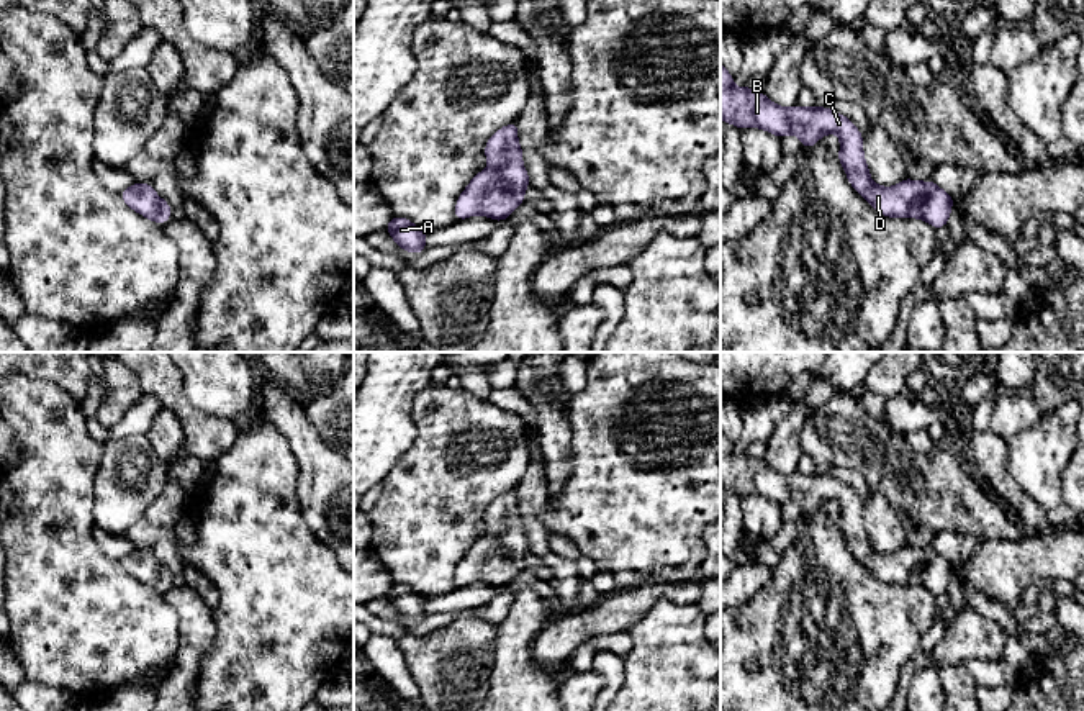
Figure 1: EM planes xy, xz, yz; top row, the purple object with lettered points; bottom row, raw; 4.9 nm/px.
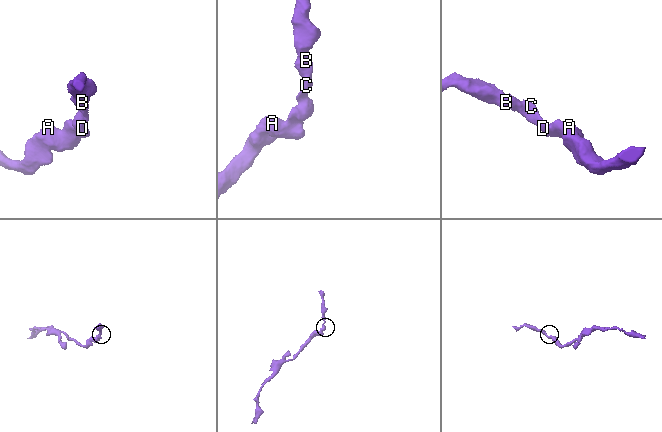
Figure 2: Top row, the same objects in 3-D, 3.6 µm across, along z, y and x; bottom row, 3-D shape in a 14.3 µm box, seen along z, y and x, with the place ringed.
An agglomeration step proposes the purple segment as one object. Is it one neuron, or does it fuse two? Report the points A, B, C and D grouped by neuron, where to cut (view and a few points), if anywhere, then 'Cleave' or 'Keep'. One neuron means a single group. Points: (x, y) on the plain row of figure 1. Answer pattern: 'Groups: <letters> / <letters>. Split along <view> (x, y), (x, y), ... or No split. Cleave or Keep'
Groups: A B C D. No split. Keep

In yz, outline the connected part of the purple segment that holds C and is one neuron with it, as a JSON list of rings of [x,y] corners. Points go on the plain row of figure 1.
[[[720,429],[720,485],[743,495],[760,495],[778,505],[794,500],[804,514],[830,500],[840,505],[838,529],[843,532],[851,554],[881,582],[888,585],[919,585],[935,596],[946,593],[955,565],[935,549],[904,546],[896,554],[881,554],[871,547],[863,503],[851,487],[822,473],[778,473],[765,459],[734,454],[734,442]]]

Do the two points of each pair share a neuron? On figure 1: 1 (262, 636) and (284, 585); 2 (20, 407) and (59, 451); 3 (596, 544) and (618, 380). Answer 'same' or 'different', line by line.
1: same
2: same
3: same

